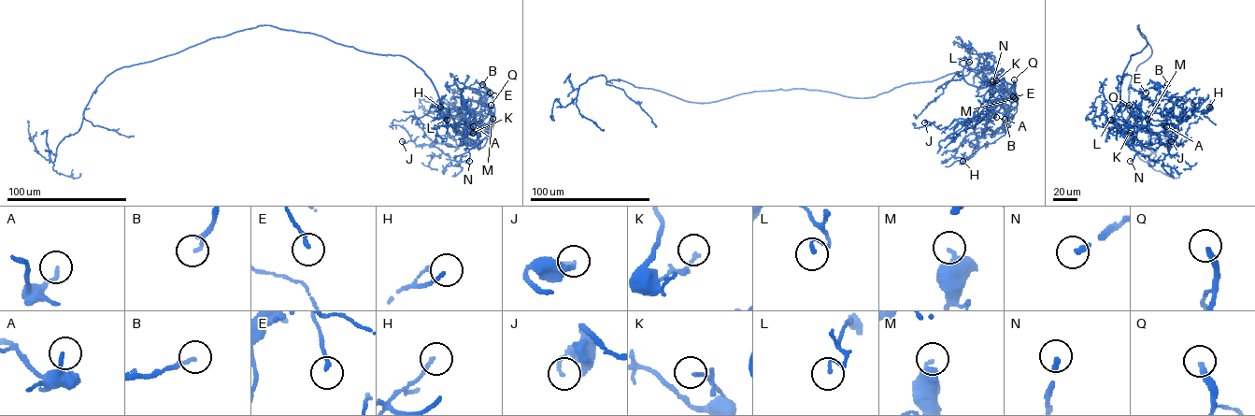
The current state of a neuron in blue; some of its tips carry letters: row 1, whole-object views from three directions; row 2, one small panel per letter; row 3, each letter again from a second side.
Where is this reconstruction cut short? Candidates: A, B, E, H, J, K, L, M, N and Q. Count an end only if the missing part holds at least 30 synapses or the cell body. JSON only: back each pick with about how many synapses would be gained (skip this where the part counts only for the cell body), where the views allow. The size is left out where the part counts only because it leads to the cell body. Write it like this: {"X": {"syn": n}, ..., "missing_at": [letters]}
{"Q": {"syn": 200}, "missing_at": ["N", "Q"]}

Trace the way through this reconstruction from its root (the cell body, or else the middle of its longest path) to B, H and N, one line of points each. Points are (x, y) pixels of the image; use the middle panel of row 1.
B: (827, 92), (875, 97), (962, 71), (977, 88), (1000, 78), (1011, 85), (1017, 105), (1006, 107), (1005, 119)
H: (827, 92), (875, 97), (962, 71), (966, 65), (1012, 102), (1005, 135), (962, 161)
N: (827, 92), (875, 97), (962, 71), (964, 79), (977, 88), (995, 80), (991, 88), (992, 81)

